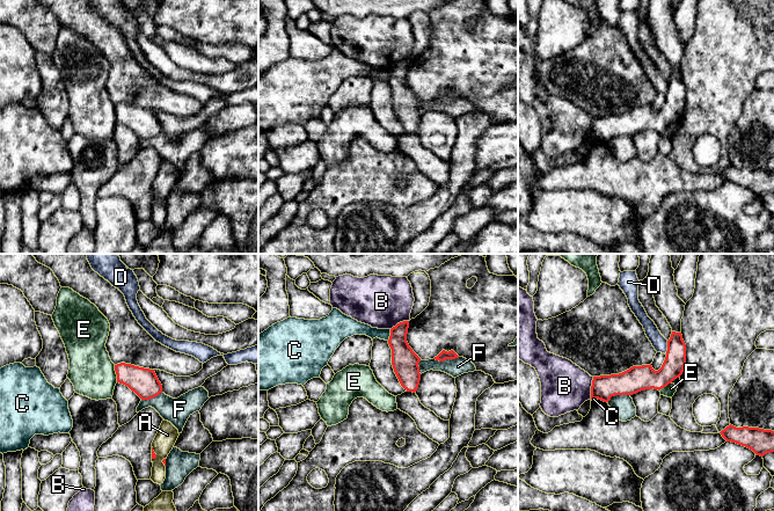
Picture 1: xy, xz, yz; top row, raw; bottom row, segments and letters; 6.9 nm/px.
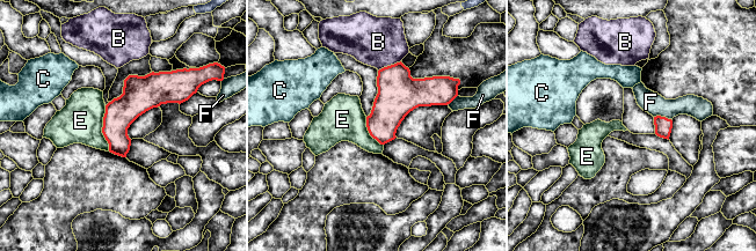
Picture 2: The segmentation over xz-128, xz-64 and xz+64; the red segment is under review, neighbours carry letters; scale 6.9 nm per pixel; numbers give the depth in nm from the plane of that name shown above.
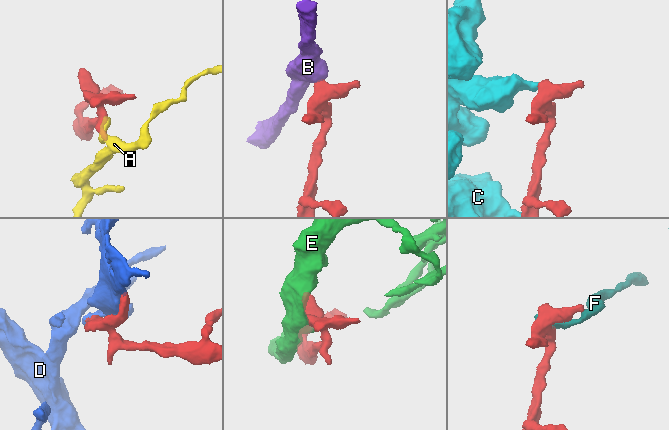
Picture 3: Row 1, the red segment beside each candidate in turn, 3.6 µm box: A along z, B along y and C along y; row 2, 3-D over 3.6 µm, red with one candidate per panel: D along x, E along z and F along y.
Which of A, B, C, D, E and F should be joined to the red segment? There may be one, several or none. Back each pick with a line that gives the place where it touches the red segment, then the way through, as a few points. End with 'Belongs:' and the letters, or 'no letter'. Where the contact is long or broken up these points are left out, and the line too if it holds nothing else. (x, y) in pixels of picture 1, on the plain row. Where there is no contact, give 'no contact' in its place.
Belongs: no letter

